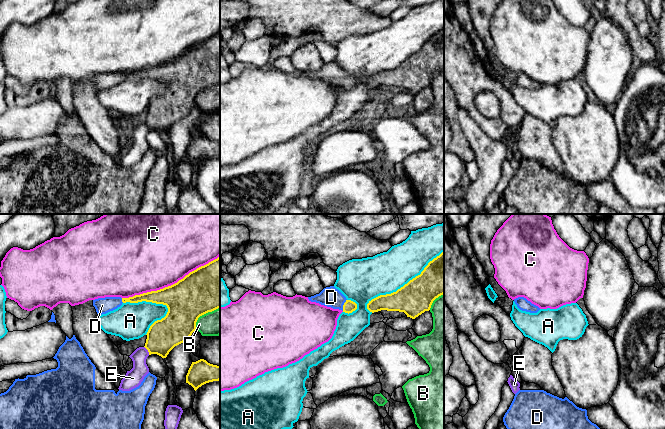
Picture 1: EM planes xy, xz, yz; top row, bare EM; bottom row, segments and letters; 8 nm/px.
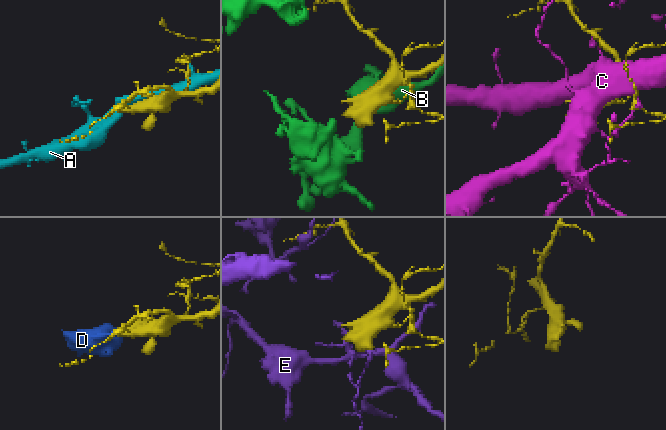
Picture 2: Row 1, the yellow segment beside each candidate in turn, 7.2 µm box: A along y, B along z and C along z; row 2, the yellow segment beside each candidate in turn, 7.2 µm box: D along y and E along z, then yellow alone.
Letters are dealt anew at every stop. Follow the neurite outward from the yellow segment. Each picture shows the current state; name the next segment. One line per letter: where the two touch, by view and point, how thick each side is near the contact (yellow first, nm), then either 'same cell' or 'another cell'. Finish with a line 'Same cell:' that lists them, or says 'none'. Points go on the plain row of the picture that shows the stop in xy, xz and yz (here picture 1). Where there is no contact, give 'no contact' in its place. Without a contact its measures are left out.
A: meets yellow in xz at (405, 60); 280 nm thick on the yellow side, 320 nm on the other; another cell
B: meets yellow in xy at (203, 90); 360 nm thick on the yellow side, 200 nm on the other; another cell
C: meets yellow in xy at (171, 61); 360 nm thick on the yellow side, 500 nm on the other; another cell
D: meets yellow in xz at (343, 81); 100 nm thick on the yellow side, 160 nm on the other; same cell
E: meets yellow in xy at (147, 125); 260 nm thick on the yellow side, 140 nm on the other; another cell
Same cell: D

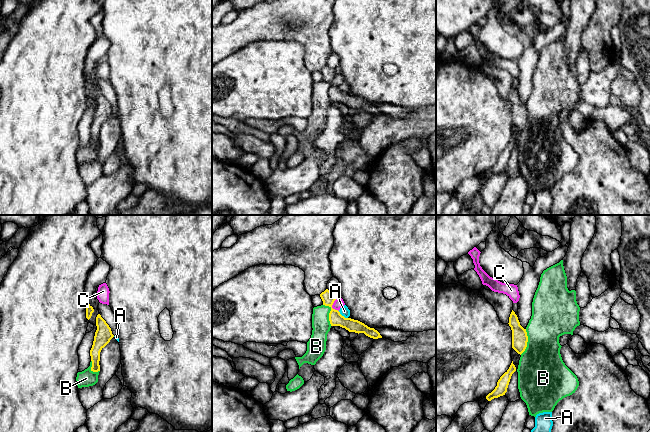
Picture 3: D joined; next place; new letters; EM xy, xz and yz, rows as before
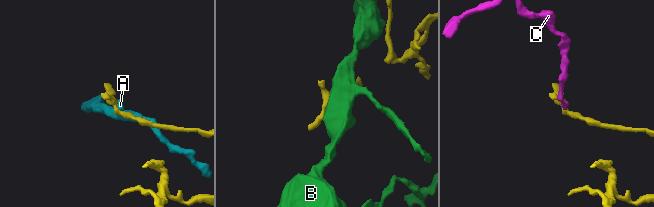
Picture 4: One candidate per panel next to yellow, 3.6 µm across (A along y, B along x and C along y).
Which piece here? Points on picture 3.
A: meets yellow in xz at (343, 92); 110 nm thick on the yellow side, 80 nm on the other; another cell
B: meets yellow in xz at (329, 89); 110 nm thick on the yellow side, 150 nm on the other; another cell
C: meets yellow in xz at (331, 82); 110 nm thick on the yellow side, 80 nm on the other; another cell
Same cell: none

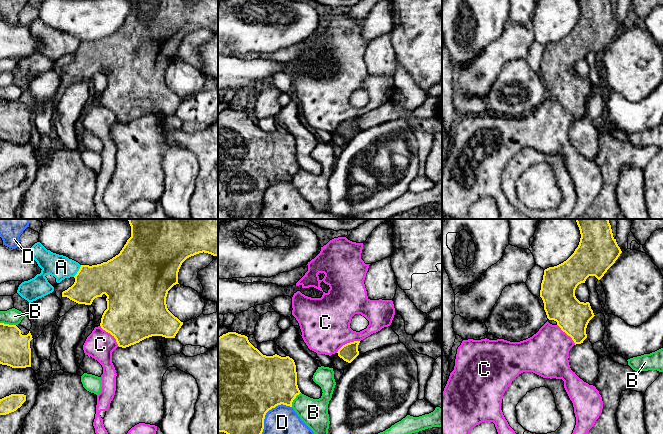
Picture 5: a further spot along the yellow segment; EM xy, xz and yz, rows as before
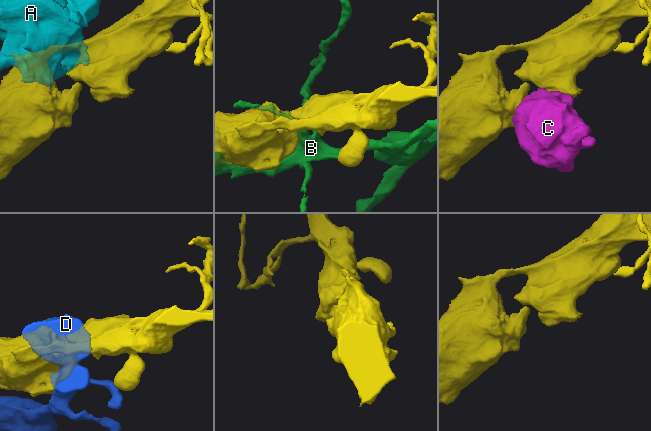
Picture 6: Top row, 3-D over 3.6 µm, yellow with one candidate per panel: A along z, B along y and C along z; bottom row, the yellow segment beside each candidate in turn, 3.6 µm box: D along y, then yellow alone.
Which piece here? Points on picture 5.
A: meets yellow in xy at (78, 47); 260 nm thick on the yellow side, 190 nm on the other; another cell
B: meets yellow in xz at (294, 174); 420 nm thick on the yellow side, 220 nm on the other; another cell
C: meets yellow in xy at (111, 110); 440 nm thick on the yellow side, 220 nm on the other; another cell
D: meets yellow in xz at (265, 190); 500 nm thick on the yellow side, 380 nm on the other; another cell
Same cell: none

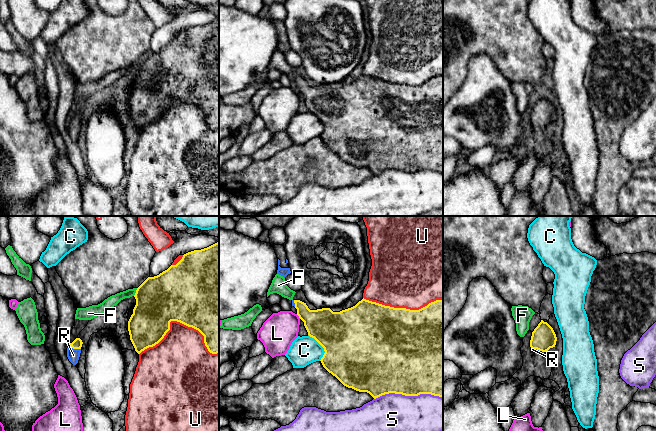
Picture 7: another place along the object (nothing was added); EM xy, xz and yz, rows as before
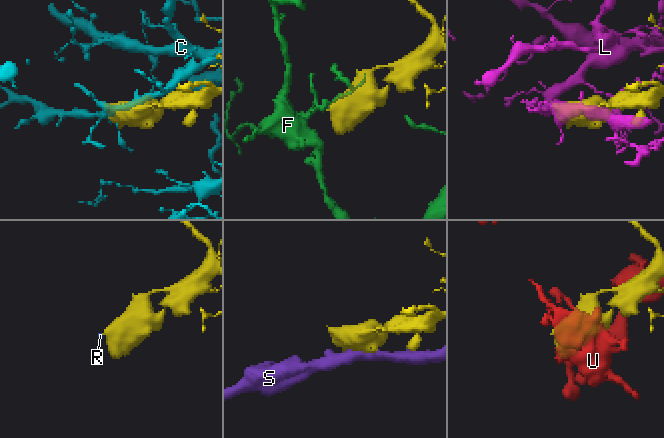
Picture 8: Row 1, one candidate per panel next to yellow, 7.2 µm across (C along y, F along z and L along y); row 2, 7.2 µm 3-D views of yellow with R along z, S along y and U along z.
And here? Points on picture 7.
C: meets yellow in xz at (322, 122); 480 nm thick on the yellow side, 220 nm on the other; another cell
F: meets yellow in xy at (136, 68); 380 nm thick on the yellow side, 90 nm on the other; another cell
L: meets yellow in xz at (298, 91); 280 nm thick on the yellow side, 280 nm on the other; another cell
R: meets yellow in xy at (75, 124); 80 nm thick on the yellow side, 100 nm on the other; same cell
S: meets yellow in xz at (408, 171); 500 nm thick on the yellow side, 480 nm on the other; another cell
U: meets yellow in xy at (179, 97); 500 nm thick on the yellow side, 380 nm on the other; another cell
Same cell: R

